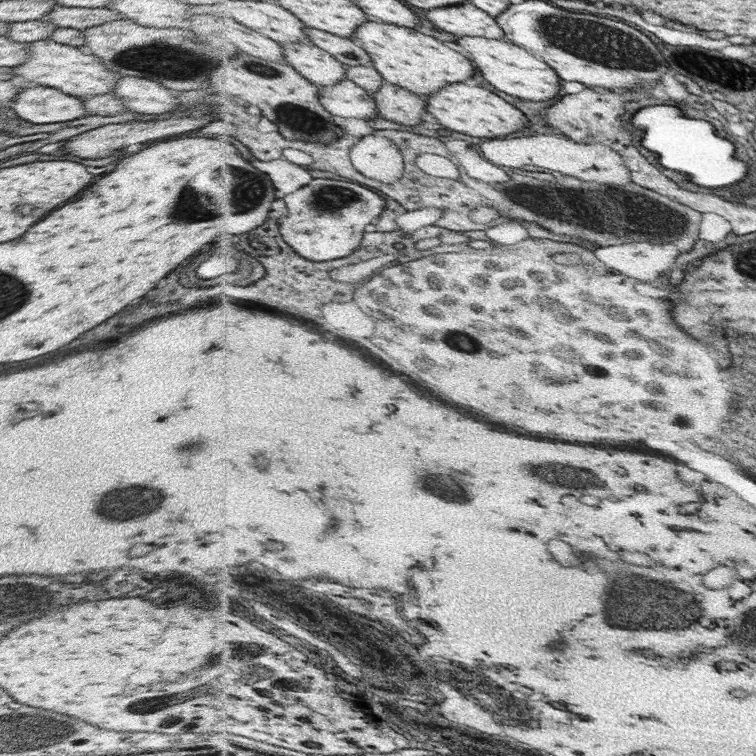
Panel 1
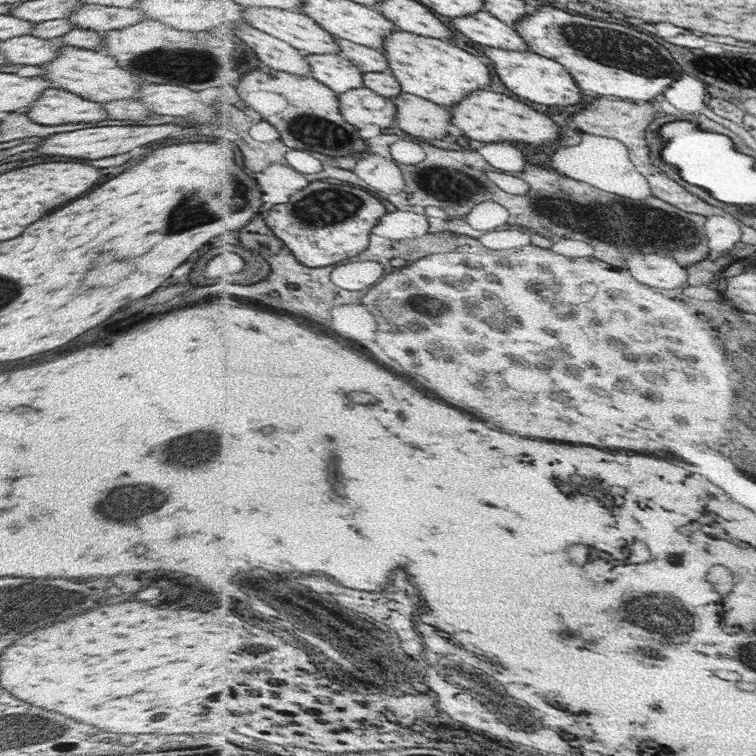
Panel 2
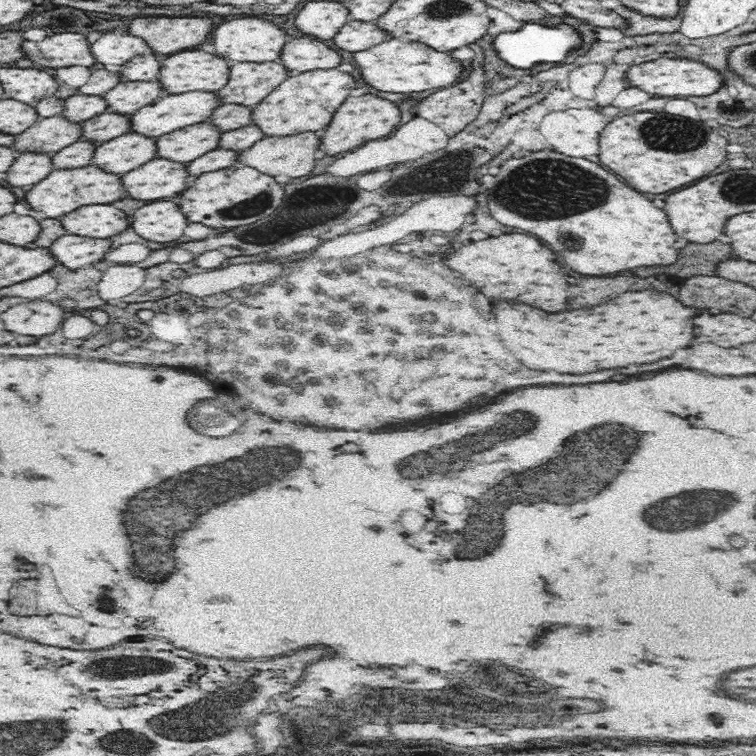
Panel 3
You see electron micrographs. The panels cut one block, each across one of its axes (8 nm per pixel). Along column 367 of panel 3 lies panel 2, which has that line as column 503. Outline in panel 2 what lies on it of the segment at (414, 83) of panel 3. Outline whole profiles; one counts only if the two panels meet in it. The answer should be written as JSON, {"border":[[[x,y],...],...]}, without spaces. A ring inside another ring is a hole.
{"border":[[[482,45],[482,47],[484,54],[492,60],[500,80],[518,96],[546,106],[582,104],[583,90],[580,89],[568,68],[560,64],[559,61],[540,56],[532,50],[530,52],[516,52],[516,50],[504,50],[504,48],[492,48],[492,46]]]}

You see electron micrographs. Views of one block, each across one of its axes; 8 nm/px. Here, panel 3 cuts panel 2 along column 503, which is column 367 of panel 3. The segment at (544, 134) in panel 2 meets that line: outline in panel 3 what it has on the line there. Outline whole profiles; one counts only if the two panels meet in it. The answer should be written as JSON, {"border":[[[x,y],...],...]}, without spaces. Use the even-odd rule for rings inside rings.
{"border":[[[374,94],[347,98],[346,102],[348,104],[342,104],[335,116],[332,116],[332,122],[328,124],[325,134],[320,133],[320,148],[318,150],[321,156],[323,154],[332,156],[339,152],[352,151],[352,148],[362,146],[364,142],[384,138],[384,136],[392,134],[402,120],[400,108],[394,102],[374,96]]]}

